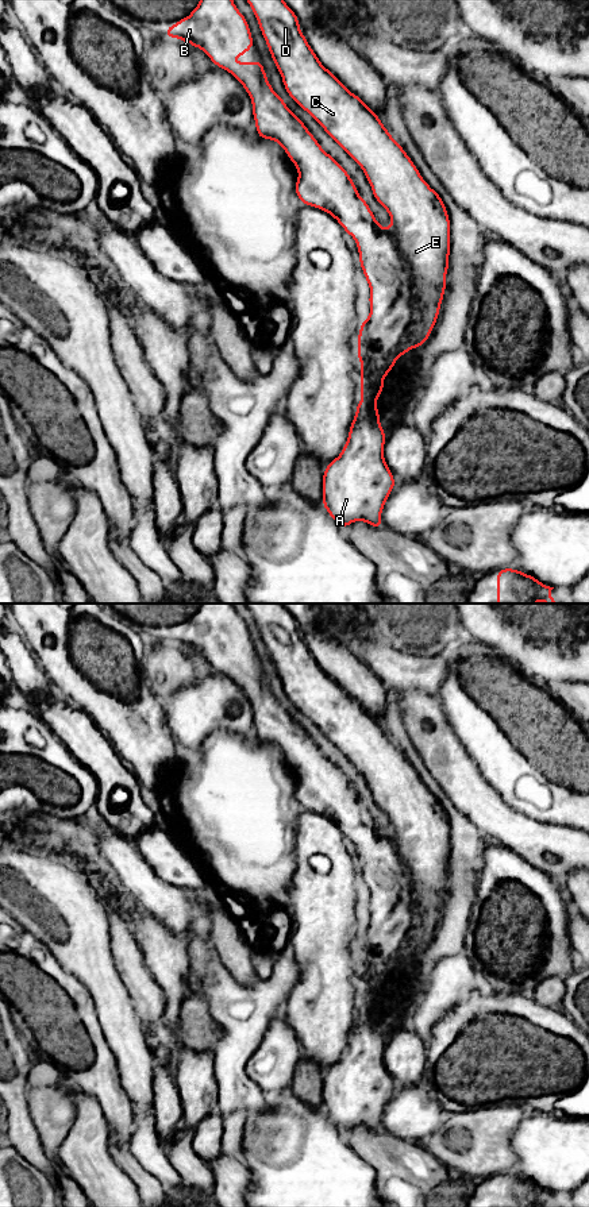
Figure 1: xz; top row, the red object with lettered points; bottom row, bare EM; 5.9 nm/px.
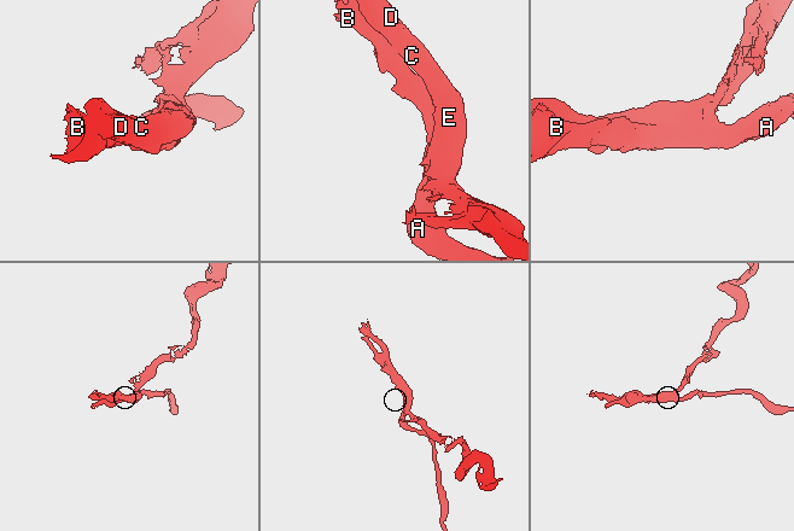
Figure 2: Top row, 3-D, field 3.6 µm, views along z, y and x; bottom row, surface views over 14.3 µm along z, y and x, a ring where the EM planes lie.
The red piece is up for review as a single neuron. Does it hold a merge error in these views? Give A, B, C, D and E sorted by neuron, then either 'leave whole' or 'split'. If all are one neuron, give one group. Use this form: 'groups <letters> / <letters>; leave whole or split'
groups A B / C D E; split

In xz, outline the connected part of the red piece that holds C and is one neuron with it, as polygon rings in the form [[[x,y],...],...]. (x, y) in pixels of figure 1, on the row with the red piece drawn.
[[[284,0],[246,1],[258,20],[288,95],[361,166],[374,198],[390,216],[389,230],[411,275],[412,294],[416,300],[413,319],[400,347],[377,370],[370,363],[361,362],[361,397],[365,401],[373,386],[394,367],[396,360],[409,350],[423,346],[435,327],[446,292],[450,217],[439,193],[424,181],[412,159],[392,138],[380,117],[322,65],[300,30],[297,15],[286,3]]]

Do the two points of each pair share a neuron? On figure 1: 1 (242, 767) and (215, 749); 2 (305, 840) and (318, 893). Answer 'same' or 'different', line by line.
1: same
2: same

